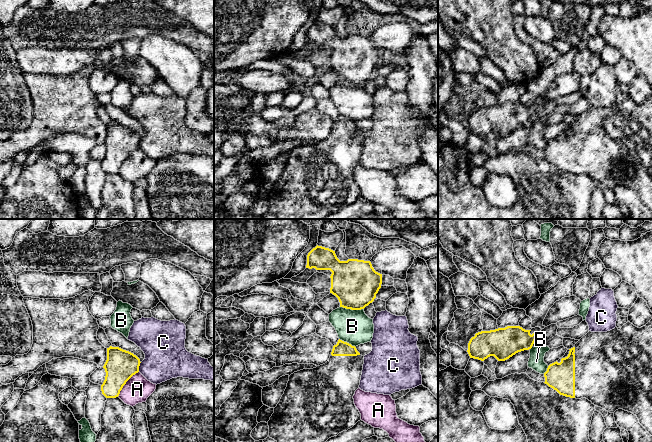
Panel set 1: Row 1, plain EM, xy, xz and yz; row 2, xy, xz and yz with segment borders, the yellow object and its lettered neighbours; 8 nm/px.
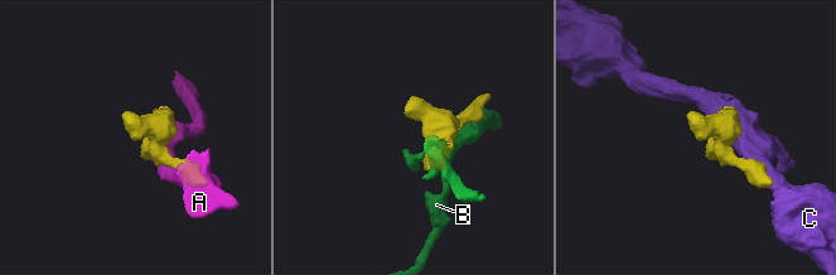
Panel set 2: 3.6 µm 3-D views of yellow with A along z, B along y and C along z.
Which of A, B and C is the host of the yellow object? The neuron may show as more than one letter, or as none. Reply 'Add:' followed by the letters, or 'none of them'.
Add: none of them

